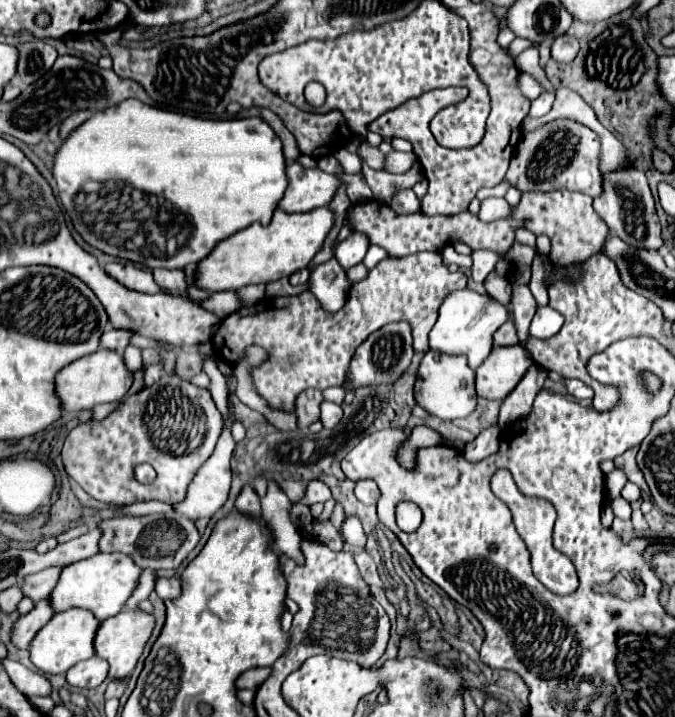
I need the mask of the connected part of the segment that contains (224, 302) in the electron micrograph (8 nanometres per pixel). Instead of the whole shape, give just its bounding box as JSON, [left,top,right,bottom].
[202,291,244,319]

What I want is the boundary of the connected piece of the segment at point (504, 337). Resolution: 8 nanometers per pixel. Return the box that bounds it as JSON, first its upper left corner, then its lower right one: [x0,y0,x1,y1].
[494,319,518,345]

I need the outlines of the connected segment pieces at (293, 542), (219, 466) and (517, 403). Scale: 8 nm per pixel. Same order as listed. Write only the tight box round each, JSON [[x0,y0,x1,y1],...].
[[262,481,304,565],[172,411,235,519],[500,365,548,427]]

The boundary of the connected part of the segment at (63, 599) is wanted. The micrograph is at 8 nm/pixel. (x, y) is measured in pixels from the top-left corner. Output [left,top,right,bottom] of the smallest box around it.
[48,553,140,619]

